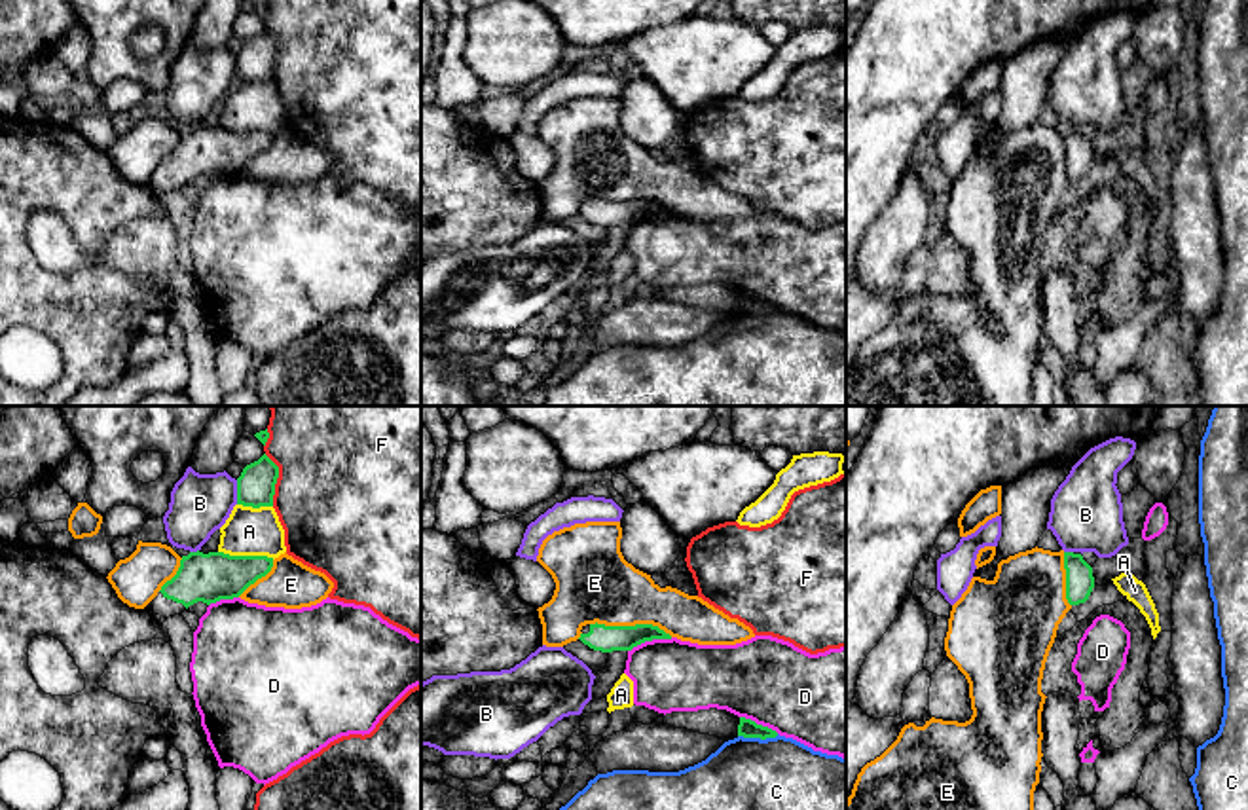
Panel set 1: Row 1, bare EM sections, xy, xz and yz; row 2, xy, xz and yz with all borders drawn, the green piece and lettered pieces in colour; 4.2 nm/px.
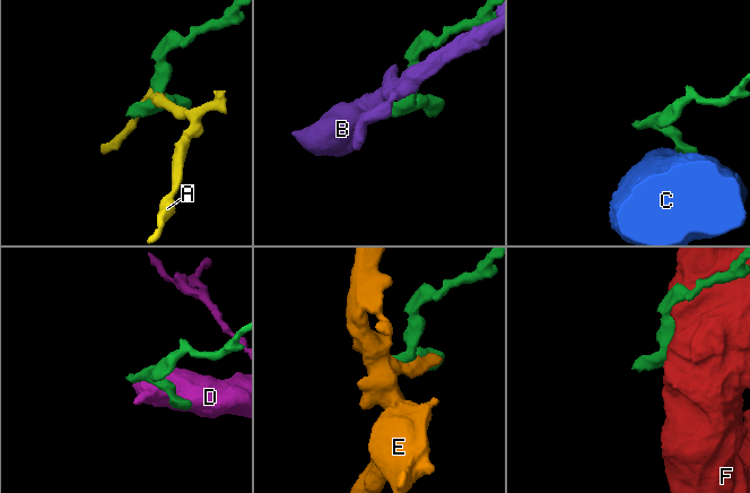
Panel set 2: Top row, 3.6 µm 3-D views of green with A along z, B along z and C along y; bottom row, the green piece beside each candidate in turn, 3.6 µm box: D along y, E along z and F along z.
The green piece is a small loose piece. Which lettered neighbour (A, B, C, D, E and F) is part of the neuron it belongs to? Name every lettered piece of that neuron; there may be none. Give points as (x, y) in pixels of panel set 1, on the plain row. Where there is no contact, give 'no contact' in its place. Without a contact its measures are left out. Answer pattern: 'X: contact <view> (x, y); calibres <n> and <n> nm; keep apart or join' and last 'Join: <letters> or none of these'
A: contact xy (247, 131); calibres 200 and 200 nm; keep apart
B: contact xy (238, 67); calibres 160 and 260 nm; keep apart
C: contact xz (757, 312); calibres 80 and 480 nm; keep apart
D: contact xz (649, 215); calibres 110 and 300 nm; keep apart
E: contact xz (632, 202); calibres 110 and 320 nm; keep apart
F: contact xy (275, 55); calibres 160 and 500 nm; keep apart
Join: none of these

